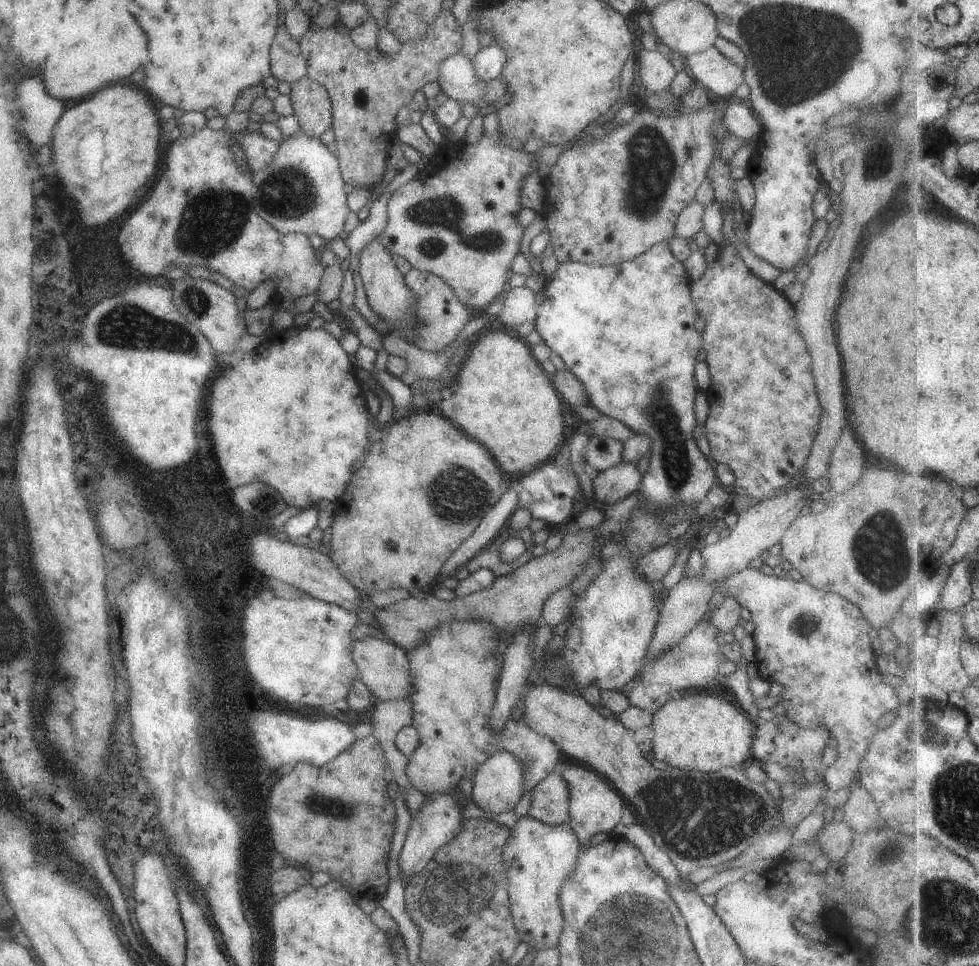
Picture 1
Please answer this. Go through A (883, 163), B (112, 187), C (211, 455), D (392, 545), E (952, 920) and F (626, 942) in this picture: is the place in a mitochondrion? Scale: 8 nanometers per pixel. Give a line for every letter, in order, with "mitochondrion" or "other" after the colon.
A: mitochondrion
B: other
C: other
D: mitochondrion
E: mitochondrion
F: mitochondrion

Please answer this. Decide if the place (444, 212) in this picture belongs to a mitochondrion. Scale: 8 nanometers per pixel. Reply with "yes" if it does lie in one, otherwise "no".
yes

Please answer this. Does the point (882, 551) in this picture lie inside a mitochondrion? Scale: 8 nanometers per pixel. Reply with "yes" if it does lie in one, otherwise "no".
yes

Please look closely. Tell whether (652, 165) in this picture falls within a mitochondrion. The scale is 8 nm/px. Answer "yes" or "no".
yes

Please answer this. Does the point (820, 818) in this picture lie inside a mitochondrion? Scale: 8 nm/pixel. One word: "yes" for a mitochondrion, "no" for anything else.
no

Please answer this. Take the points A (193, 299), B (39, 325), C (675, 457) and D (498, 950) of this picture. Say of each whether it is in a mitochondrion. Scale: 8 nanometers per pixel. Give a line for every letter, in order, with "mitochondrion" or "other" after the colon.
A: mitochondrion
B: other
C: mitochondrion
D: other

